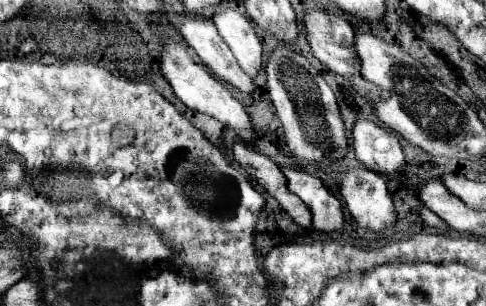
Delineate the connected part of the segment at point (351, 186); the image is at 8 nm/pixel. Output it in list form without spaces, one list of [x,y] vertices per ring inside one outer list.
[[[359,167],[359,169],[347,171],[347,173],[343,173],[339,185],[341,185],[341,197],[349,205],[347,209],[349,209],[351,217],[355,219],[355,223],[361,229],[379,233],[379,231],[389,229],[389,227],[393,227],[397,223],[397,211],[395,211],[393,199],[389,195],[387,181],[381,175],[377,175],[375,171],[371,171],[367,167]]]

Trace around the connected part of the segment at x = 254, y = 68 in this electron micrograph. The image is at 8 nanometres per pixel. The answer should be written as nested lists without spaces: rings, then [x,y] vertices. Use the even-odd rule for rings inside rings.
[[[219,9],[219,13],[213,17],[213,23],[233,51],[241,69],[255,77],[261,69],[263,45],[261,37],[253,29],[253,23],[235,9]]]

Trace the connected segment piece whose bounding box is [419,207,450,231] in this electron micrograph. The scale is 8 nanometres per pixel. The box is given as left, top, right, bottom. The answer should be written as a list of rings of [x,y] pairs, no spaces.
[[[423,207],[419,212],[424,222],[429,226],[438,228],[442,231],[450,230],[450,227],[440,217],[438,217],[435,213],[430,211],[428,208]]]

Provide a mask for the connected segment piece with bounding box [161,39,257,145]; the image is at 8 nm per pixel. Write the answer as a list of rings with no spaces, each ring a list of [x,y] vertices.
[[[165,41],[165,51],[163,51],[163,59],[161,59],[161,71],[165,75],[165,79],[171,83],[175,95],[193,111],[205,113],[209,117],[215,117],[219,123],[223,123],[225,127],[233,129],[237,133],[237,137],[241,139],[241,143],[245,145],[253,145],[257,141],[257,133],[249,121],[247,111],[243,109],[243,105],[231,95],[231,91],[227,89],[225,83],[221,83],[217,77],[213,77],[203,65],[195,63],[189,49],[173,43],[173,41]]]

